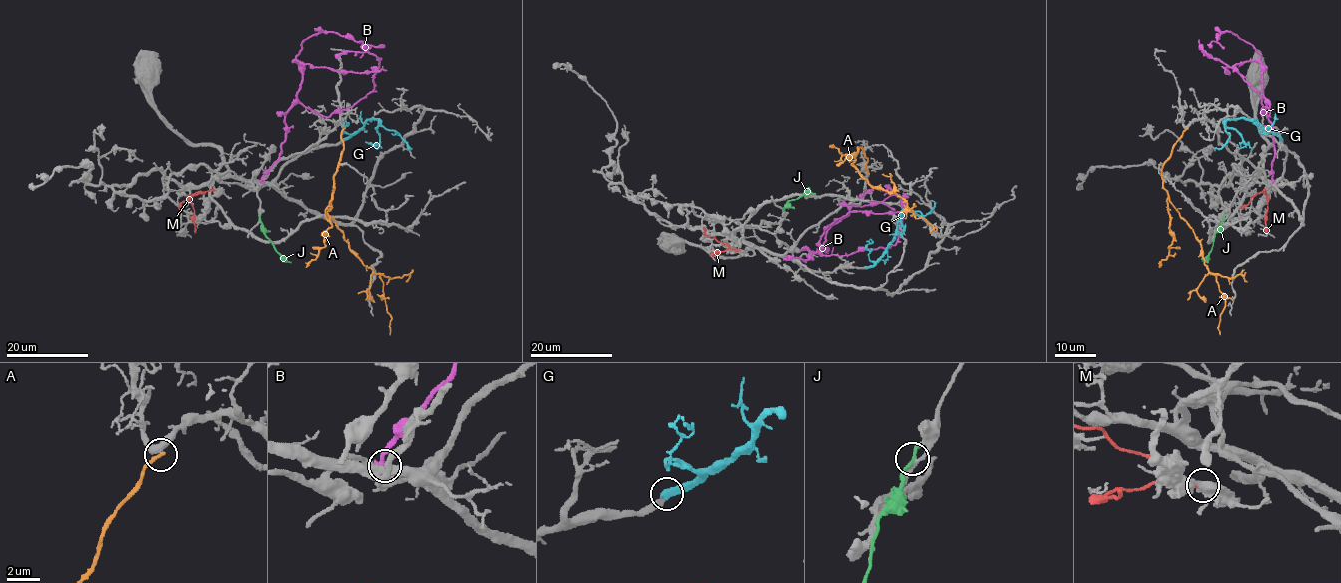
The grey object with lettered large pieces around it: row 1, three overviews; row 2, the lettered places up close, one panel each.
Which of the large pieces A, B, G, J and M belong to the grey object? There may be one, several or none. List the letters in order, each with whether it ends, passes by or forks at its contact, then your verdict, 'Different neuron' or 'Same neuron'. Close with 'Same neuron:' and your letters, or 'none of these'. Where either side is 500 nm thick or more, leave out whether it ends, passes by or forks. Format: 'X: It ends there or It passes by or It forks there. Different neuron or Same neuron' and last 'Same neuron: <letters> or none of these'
A: It ends there. Different neuron
B: It ends there. Different neuron
G: It ends there. Same neuron
J: It ends there. Different neuron
M: It ends there. Different neuron
Same neuron: G

